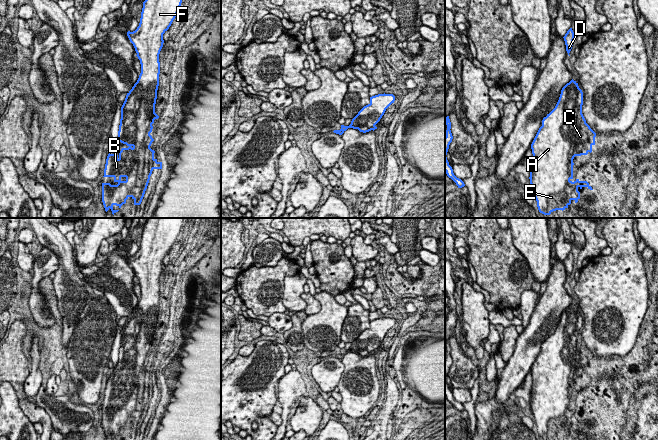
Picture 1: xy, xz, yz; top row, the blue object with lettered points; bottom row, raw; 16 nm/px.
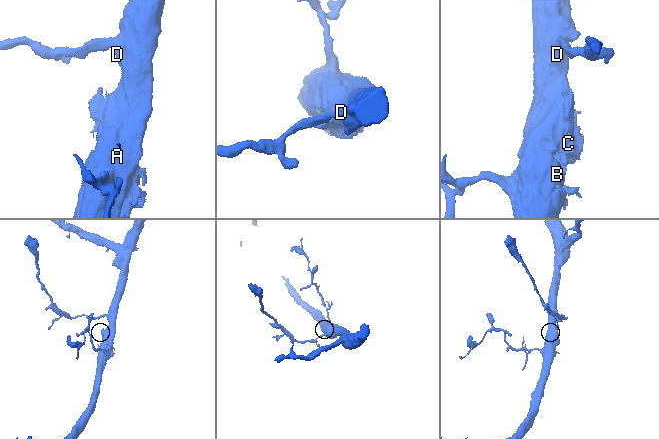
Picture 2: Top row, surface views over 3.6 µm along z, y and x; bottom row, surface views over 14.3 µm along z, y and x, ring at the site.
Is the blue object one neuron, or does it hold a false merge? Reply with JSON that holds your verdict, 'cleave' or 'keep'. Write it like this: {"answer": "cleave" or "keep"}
{"answer": "keep"}

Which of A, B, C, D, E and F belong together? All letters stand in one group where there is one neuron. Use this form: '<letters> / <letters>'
A B C D E F

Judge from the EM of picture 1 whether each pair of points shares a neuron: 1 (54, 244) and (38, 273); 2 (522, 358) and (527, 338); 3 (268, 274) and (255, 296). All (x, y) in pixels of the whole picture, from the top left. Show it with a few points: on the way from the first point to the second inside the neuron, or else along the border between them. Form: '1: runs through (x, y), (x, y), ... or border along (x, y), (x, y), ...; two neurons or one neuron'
1: border along (44, 246), (58, 257), (58, 268), (54, 272); two neurons
2: runs through (525, 353), (527, 343); one neuron
3: runs through (266, 279), (259, 288), (259, 291); one neuron

